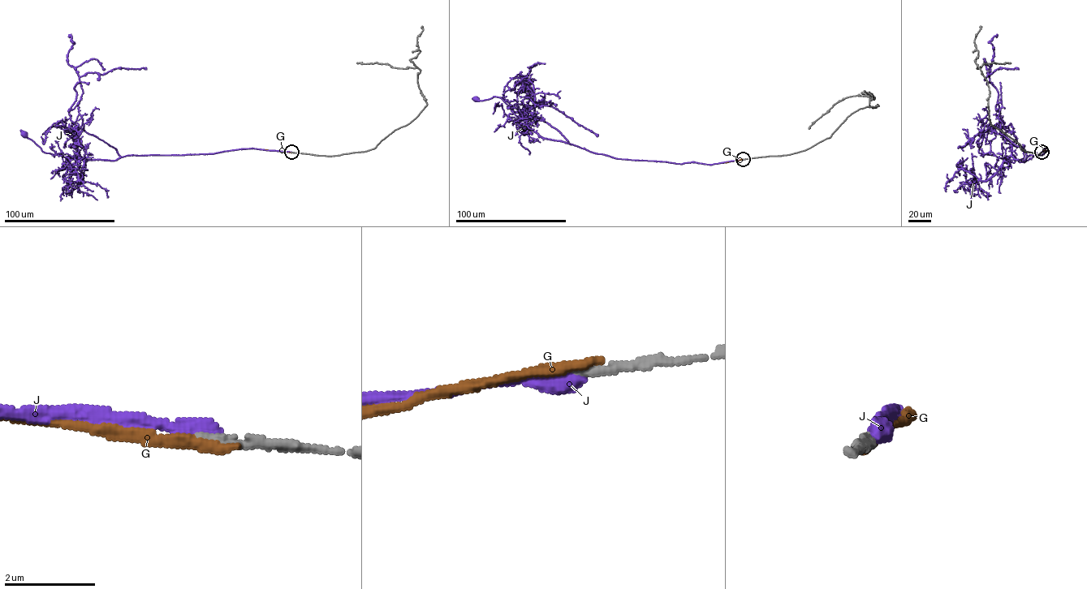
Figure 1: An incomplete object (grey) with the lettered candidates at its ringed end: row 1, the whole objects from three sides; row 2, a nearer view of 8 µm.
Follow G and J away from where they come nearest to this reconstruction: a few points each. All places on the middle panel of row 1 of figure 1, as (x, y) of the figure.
G: (743, 159), (717, 163)
J: (743, 159), (712, 164), (616, 159), (541, 138), (520, 122), (498, 97), (476, 98)

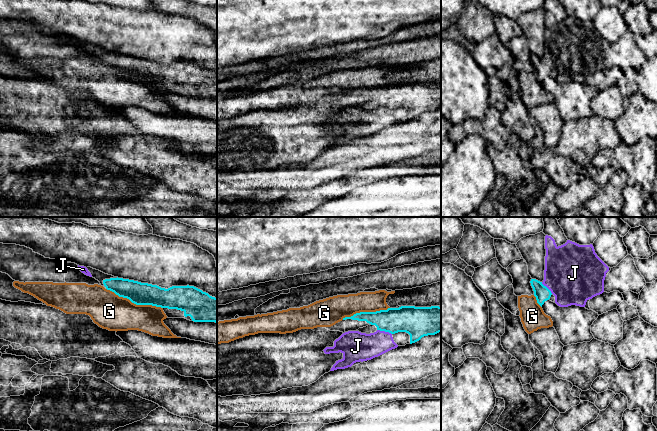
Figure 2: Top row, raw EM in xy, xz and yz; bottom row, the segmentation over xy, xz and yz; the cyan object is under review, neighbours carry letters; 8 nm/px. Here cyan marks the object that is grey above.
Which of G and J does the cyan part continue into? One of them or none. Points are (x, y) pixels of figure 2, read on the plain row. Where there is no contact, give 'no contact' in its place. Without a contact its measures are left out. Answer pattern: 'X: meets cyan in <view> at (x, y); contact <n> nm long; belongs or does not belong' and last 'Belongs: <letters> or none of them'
G: meets cyan in xy at (134, 79); contact 480 nm long; does not belong
J: meets cyan in xz at (384, 106); contact 130 nm long; belongs
Belongs: J

